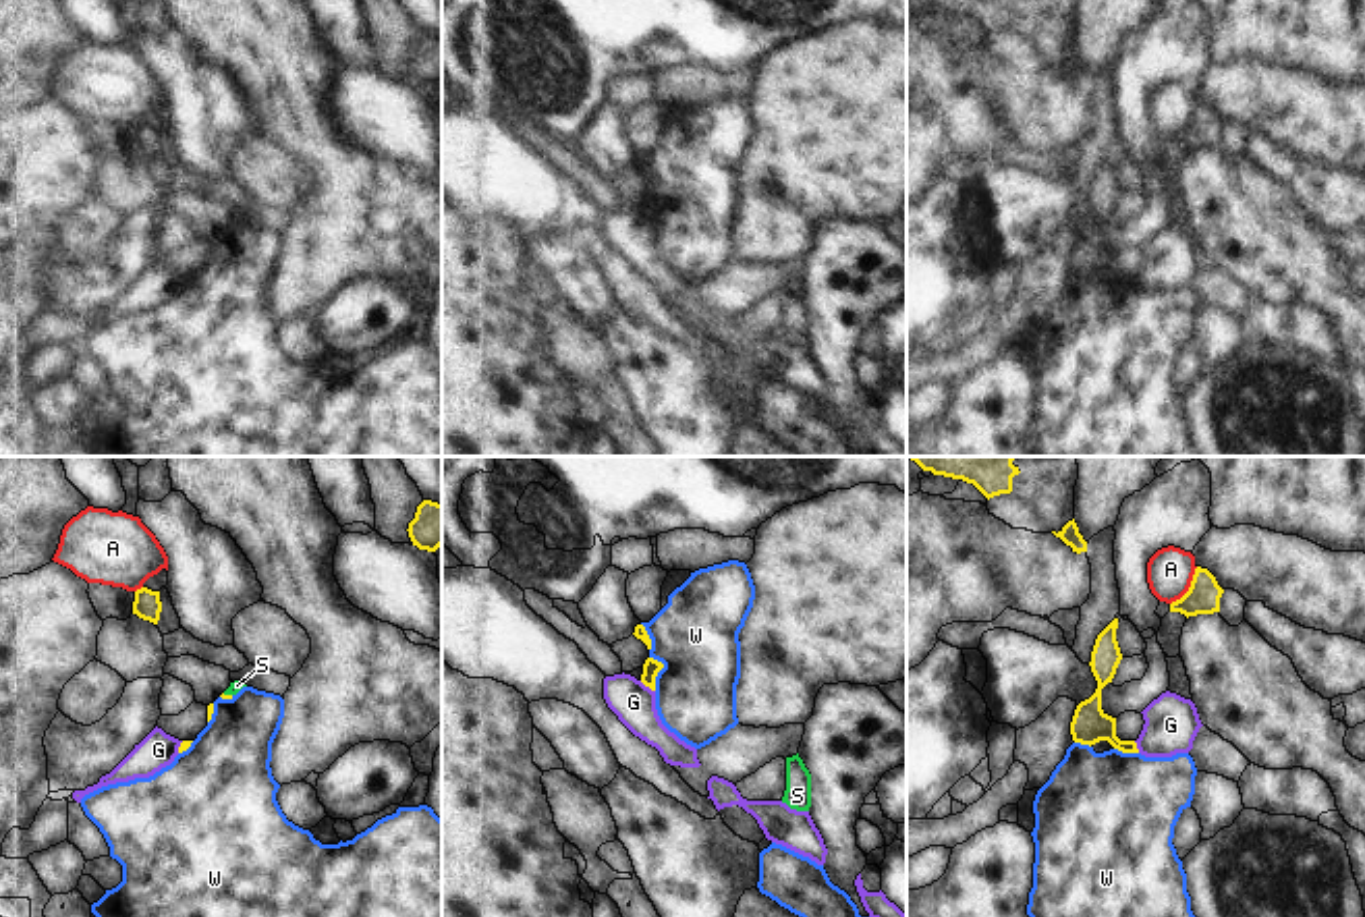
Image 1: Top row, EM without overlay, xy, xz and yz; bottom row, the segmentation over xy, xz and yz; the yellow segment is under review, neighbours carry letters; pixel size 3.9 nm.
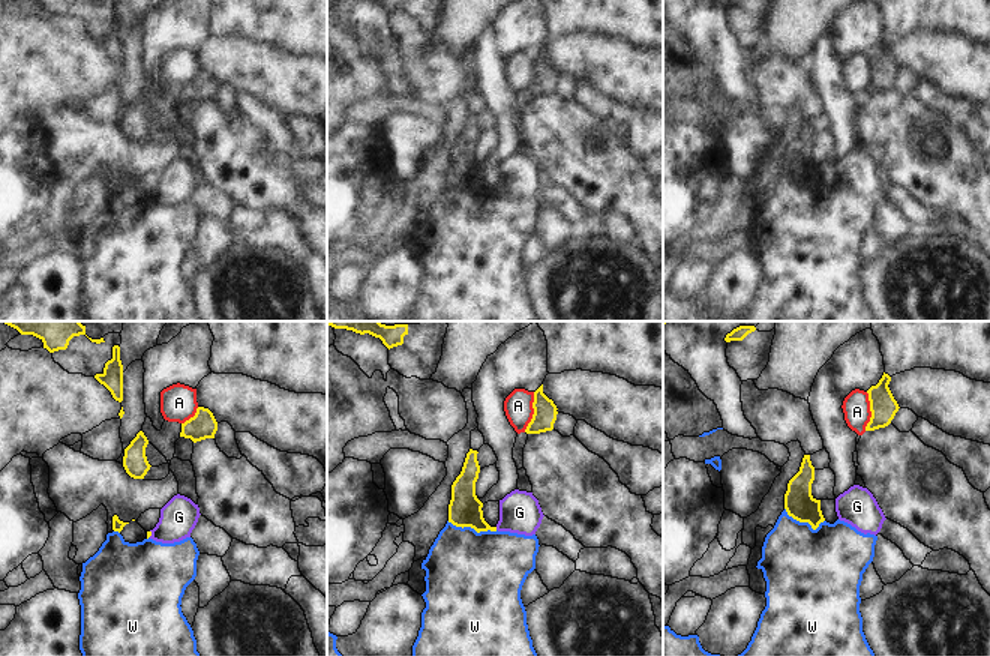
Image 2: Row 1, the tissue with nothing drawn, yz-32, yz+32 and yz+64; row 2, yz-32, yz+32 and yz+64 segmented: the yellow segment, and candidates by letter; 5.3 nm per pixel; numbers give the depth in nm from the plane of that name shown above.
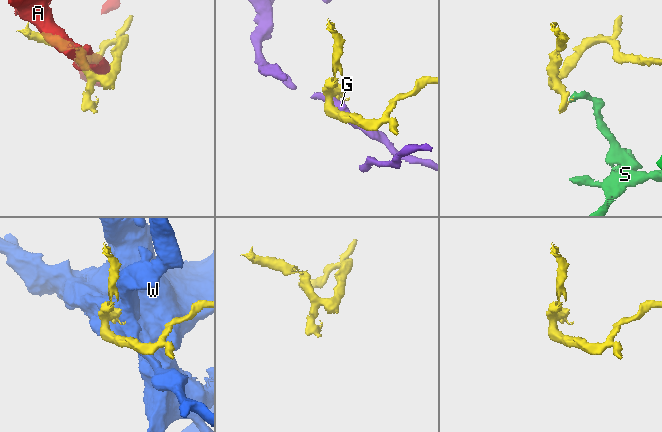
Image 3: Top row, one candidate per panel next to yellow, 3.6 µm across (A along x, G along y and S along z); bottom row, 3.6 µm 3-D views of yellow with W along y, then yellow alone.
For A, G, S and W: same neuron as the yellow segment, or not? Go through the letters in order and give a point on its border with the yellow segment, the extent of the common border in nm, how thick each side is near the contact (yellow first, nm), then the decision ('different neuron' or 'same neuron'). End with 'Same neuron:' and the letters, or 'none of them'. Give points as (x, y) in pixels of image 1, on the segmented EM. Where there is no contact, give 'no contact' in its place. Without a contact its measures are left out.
A: meets yellow in yz at (1189, 588); contact 190 nm long; 130 nm thick on the yellow side, 180 nm on the other; different neuron
G: meets yellow in xz at (648, 685); contact 80 nm long; 70 nm thick on the yellow side, 160 nm on the other; different neuron
S: meets yellow in xy at (227, 696); contact 40 nm long; 20 nm thick on the yellow side, 50 nm on the other; different neuron
W: meets yellow in xz at (660, 669); contact 140 nm long; 70 nm thick on the yellow side, 340 nm on the other; different neuron
Same neuron: none of them

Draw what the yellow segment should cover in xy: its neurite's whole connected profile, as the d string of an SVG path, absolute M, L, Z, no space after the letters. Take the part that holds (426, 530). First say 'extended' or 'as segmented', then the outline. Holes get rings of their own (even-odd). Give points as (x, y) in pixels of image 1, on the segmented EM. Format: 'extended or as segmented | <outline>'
as segmented | M423 500L407 531L413 546L436 552L442 546L442 504Z

